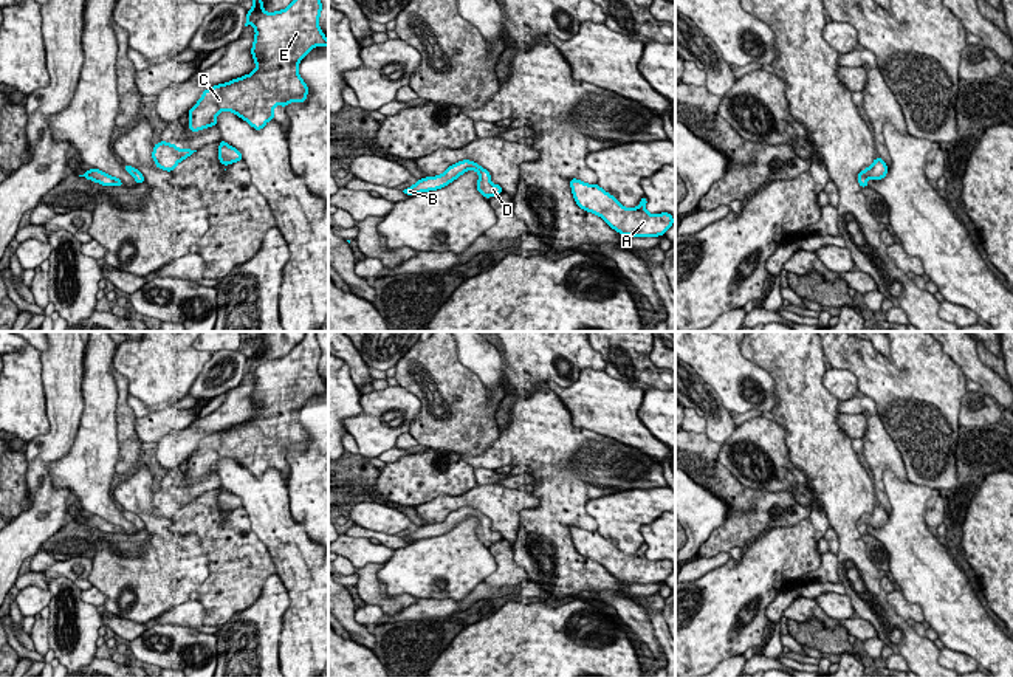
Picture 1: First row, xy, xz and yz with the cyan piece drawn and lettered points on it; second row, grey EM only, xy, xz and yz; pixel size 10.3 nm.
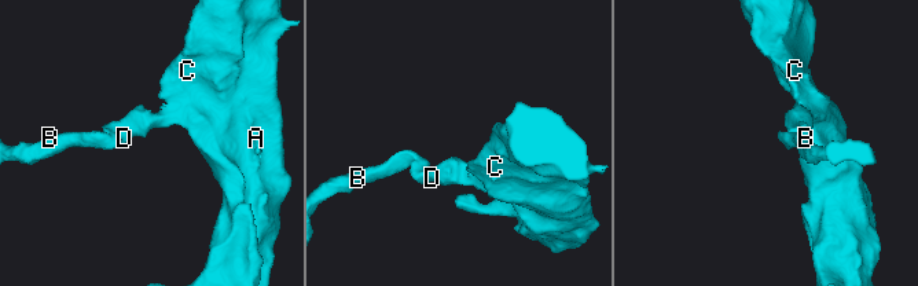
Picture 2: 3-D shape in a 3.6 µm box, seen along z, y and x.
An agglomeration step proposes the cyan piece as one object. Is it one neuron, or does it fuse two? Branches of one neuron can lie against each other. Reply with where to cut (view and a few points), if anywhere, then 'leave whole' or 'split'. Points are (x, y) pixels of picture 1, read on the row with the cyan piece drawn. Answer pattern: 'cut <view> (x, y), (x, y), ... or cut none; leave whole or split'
cut none; leave whole

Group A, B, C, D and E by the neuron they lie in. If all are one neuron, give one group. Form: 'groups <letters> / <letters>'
groups A B C D E

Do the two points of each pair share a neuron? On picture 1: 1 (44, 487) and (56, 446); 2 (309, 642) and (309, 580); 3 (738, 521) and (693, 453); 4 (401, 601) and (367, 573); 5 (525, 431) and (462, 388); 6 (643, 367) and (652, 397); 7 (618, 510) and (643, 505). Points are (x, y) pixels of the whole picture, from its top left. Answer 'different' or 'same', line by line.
1: same
2: same
3: same
4: same
5: different
6: different
7: same

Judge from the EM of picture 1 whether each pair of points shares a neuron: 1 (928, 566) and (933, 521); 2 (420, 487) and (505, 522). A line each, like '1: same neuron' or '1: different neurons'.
1: different neurons
2: different neurons

